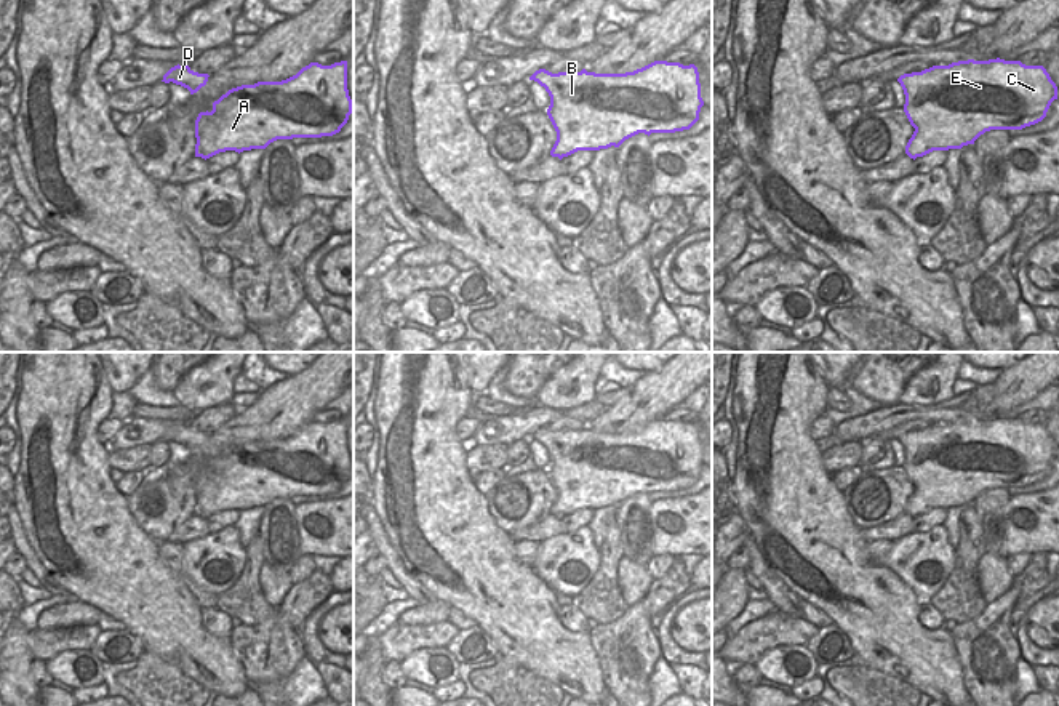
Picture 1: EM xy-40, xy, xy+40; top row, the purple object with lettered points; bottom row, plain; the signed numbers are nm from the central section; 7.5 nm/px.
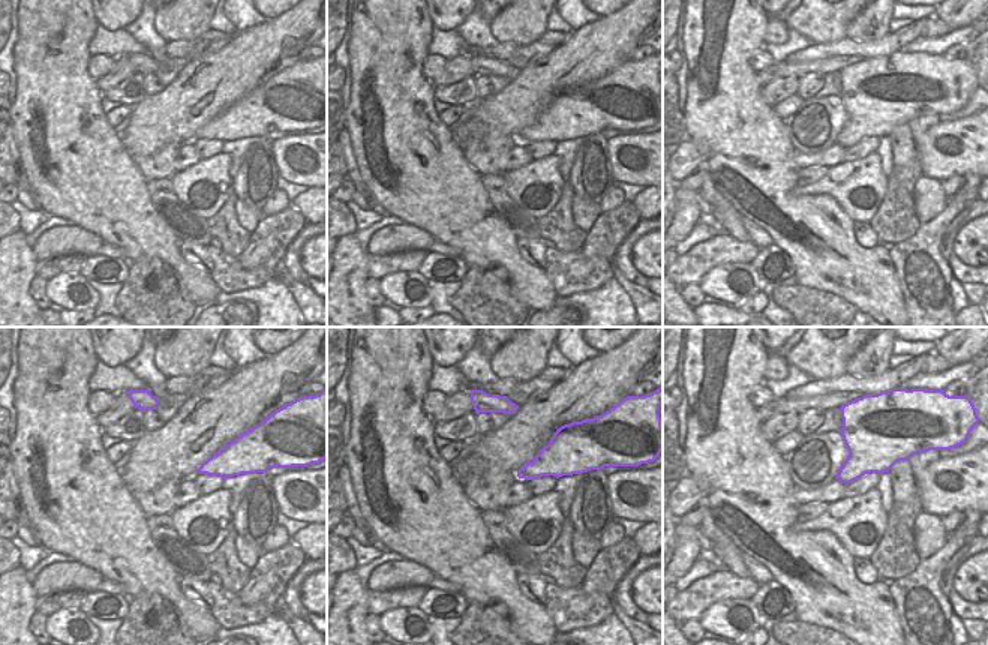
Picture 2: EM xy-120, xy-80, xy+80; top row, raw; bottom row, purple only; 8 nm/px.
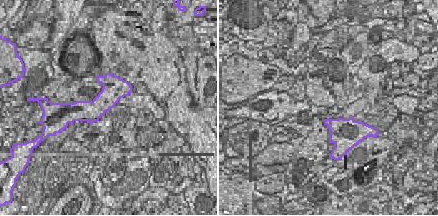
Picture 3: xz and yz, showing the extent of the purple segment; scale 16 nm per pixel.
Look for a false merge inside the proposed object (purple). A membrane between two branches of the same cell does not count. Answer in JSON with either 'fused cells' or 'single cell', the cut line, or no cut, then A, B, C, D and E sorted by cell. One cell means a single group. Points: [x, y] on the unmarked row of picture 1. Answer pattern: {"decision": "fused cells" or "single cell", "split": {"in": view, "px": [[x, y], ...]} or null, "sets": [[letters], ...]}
{"decision": "single cell", "split": null, "sets": [["A", "B", "C", "D", "E"]]}

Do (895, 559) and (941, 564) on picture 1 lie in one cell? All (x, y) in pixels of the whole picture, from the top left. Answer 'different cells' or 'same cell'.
same cell

